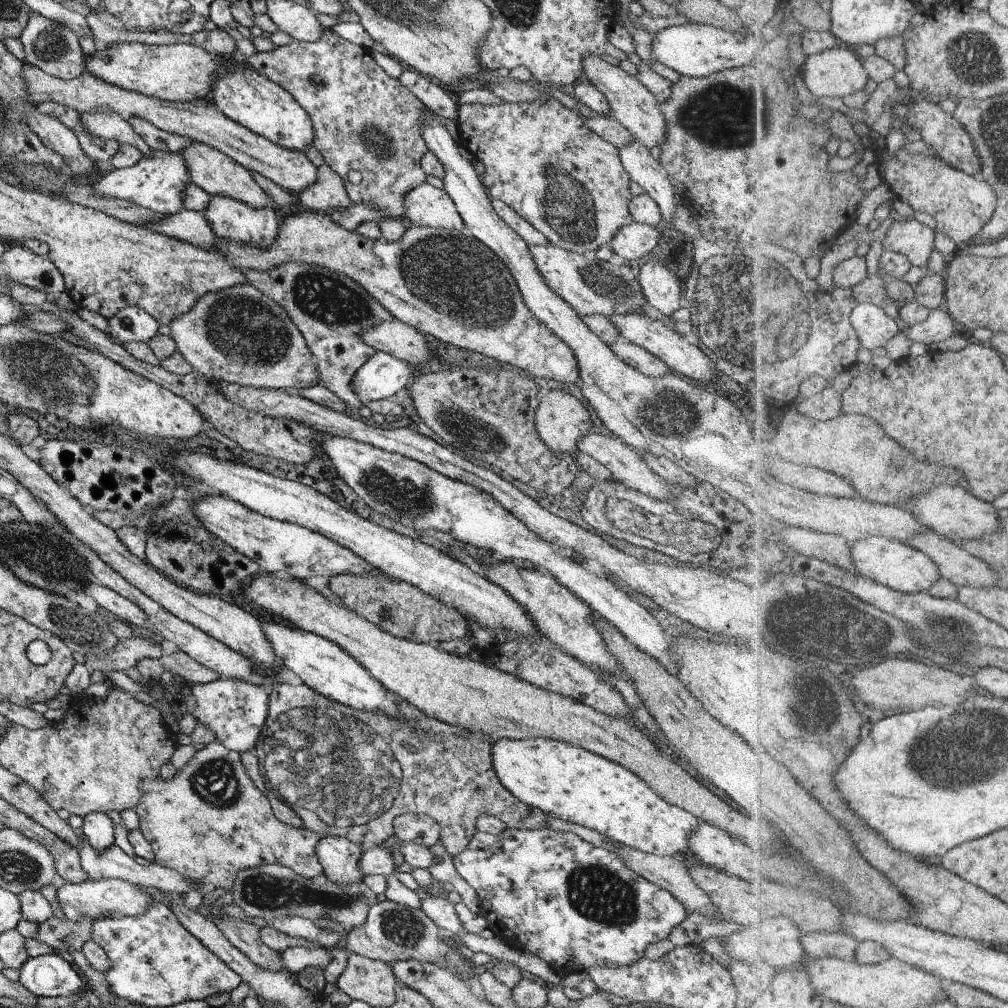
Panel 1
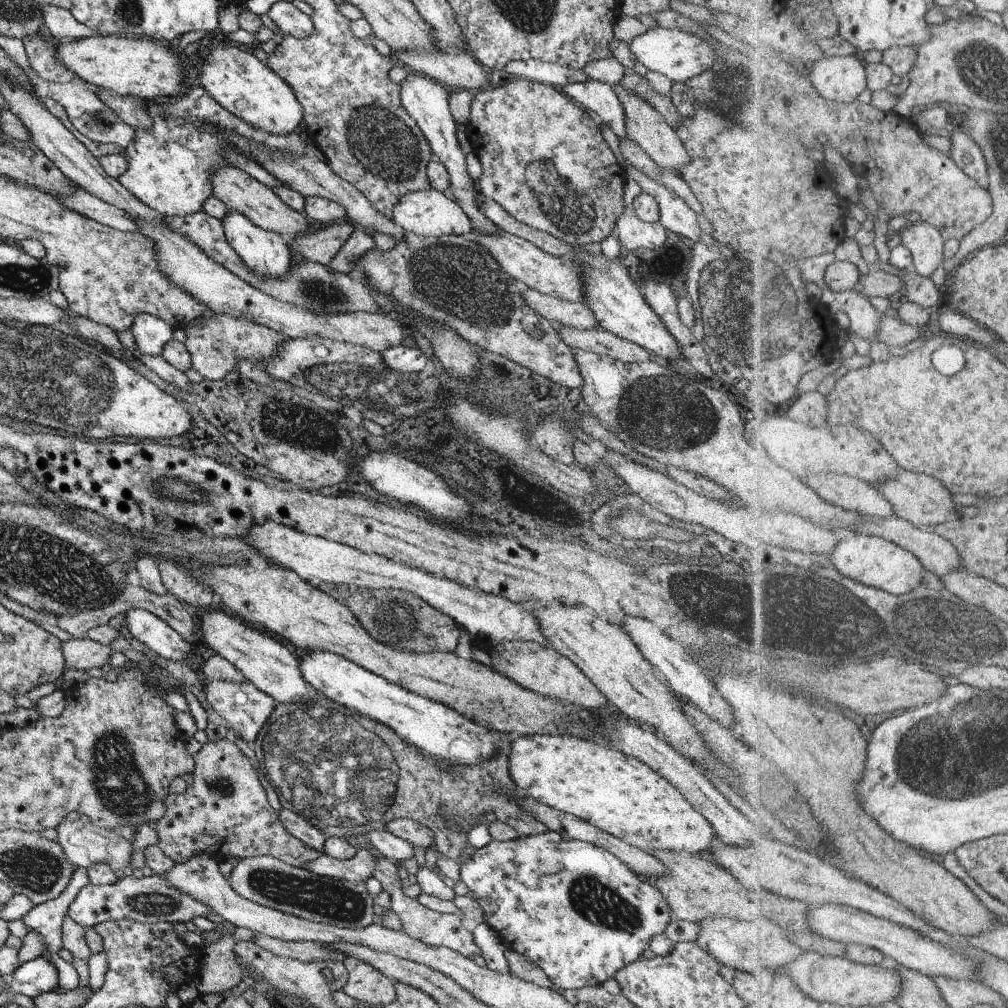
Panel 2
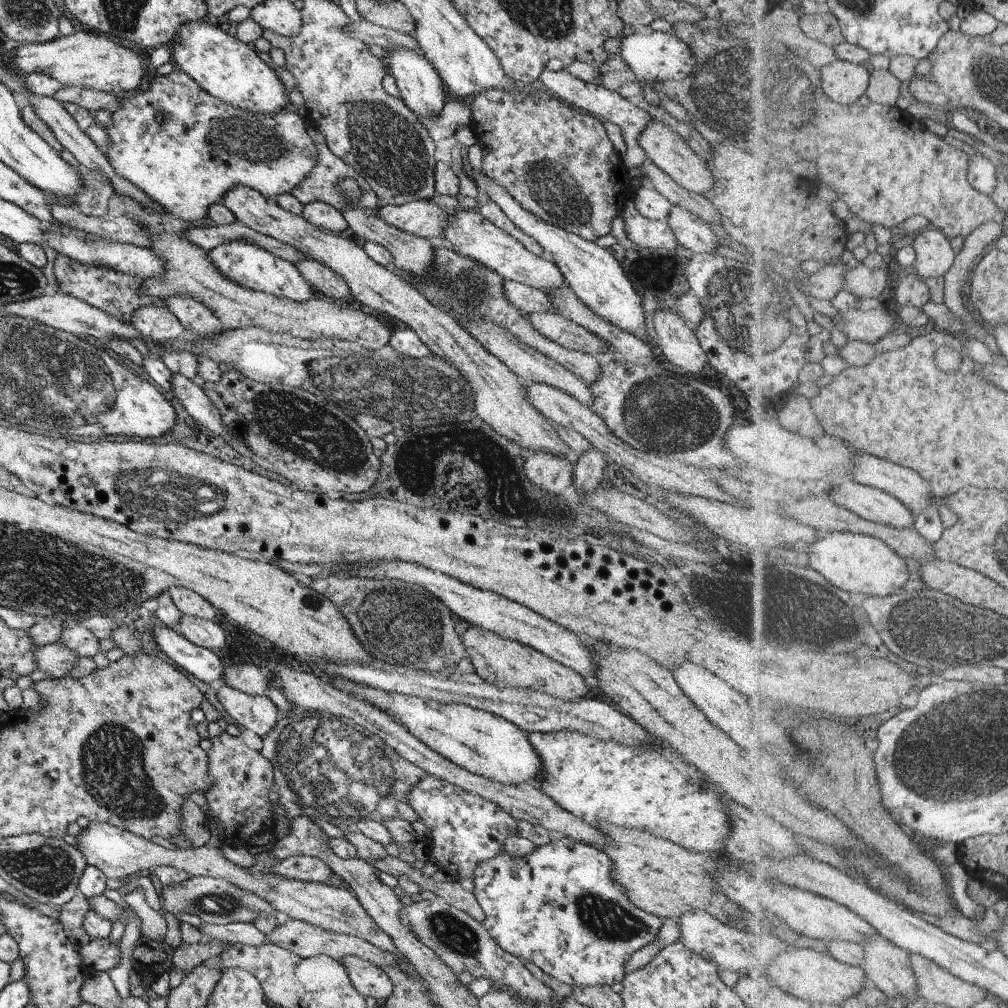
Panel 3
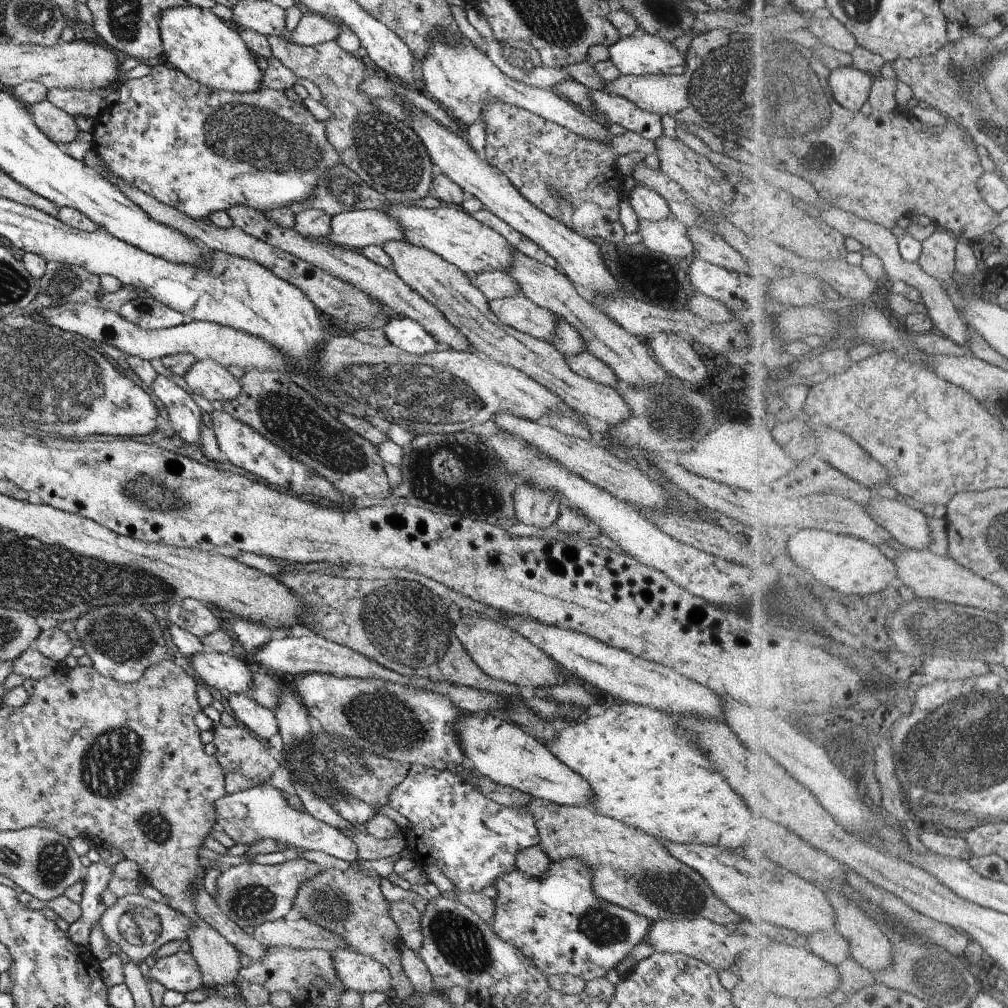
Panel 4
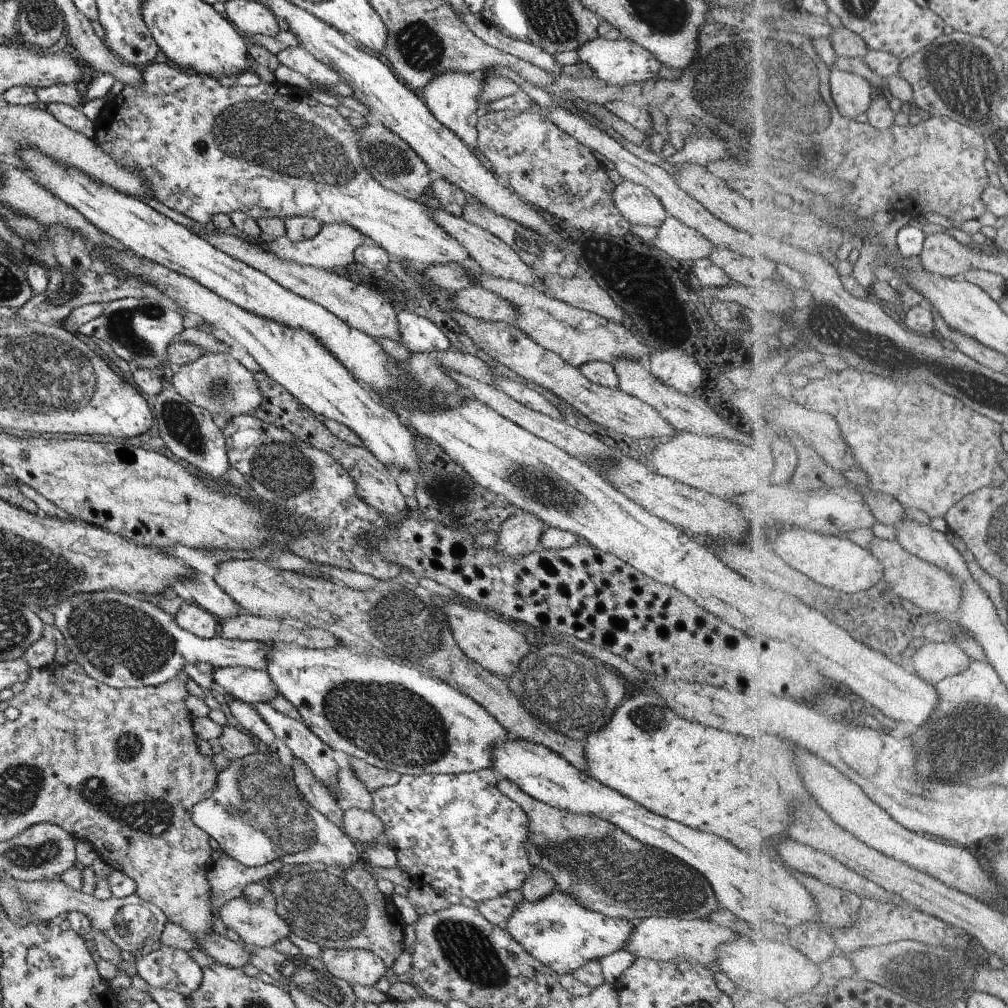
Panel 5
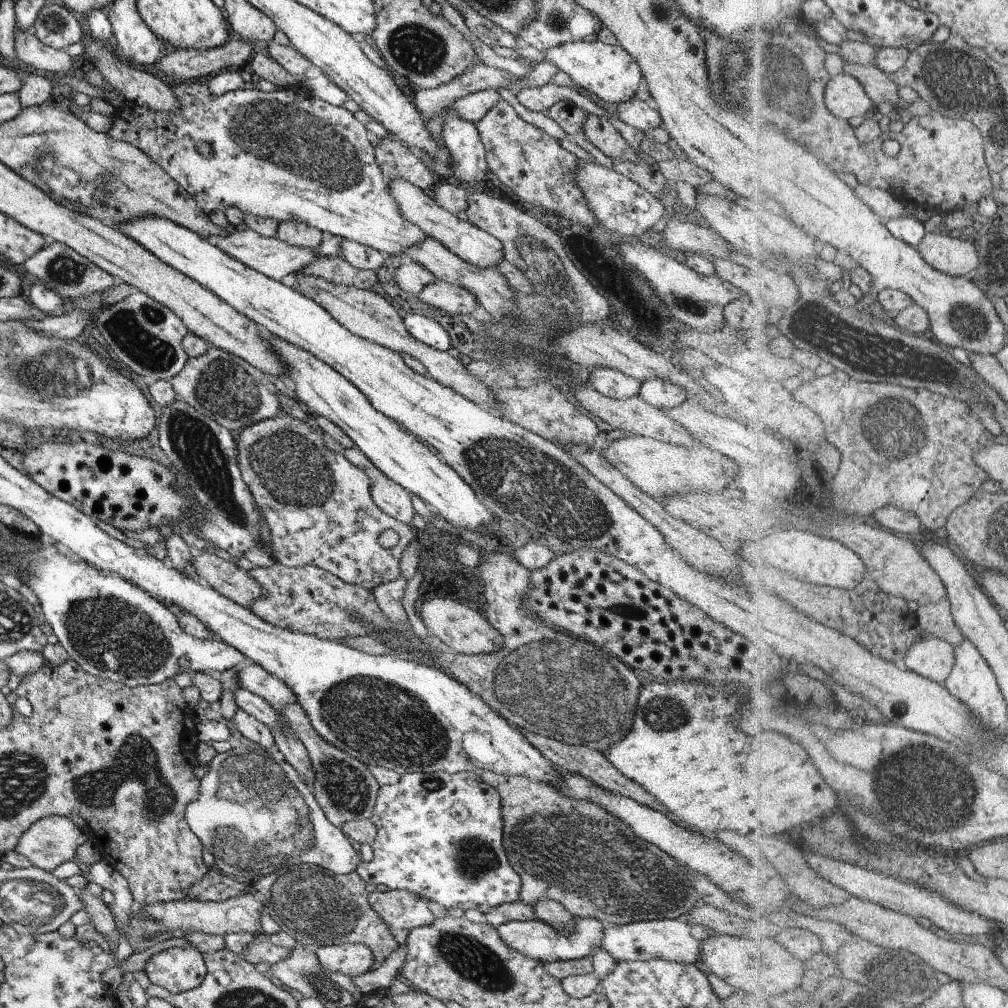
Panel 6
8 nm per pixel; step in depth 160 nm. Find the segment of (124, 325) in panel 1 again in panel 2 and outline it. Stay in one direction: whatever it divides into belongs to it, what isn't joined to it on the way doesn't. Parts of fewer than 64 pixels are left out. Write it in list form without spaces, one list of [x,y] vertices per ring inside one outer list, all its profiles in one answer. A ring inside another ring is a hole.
[[[147,313],[135,315],[128,329],[133,335],[137,353],[140,354],[157,356],[162,346],[173,340],[173,328],[160,318]]]

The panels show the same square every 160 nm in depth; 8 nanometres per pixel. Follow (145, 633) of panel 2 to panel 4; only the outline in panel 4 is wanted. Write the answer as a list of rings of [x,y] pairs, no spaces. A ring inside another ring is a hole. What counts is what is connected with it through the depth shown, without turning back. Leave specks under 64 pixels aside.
[[[205,649],[193,654],[189,665],[199,680],[222,693],[247,695],[253,688],[253,668],[229,654]]]

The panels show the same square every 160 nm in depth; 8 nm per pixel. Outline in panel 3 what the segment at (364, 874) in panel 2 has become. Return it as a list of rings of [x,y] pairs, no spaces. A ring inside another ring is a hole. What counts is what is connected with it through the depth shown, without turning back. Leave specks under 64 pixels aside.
[[[293,855],[284,858],[272,868],[278,877],[295,879],[303,882],[325,883],[333,872],[318,858],[307,855]]]

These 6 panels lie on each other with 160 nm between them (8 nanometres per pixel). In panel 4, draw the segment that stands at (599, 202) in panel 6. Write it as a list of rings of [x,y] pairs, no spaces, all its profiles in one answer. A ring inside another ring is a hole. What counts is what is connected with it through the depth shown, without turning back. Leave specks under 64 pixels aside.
[[[636,184],[625,196],[638,221],[658,222],[668,217],[669,210],[665,200],[652,189]]]

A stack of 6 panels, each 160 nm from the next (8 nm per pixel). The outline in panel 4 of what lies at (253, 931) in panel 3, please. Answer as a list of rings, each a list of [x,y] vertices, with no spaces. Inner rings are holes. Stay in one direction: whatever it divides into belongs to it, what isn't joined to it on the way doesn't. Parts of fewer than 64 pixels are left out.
[[[137,894],[117,898],[115,903],[103,910],[97,923],[107,943],[113,942],[120,955],[135,965],[144,962],[147,956],[155,953],[155,950],[165,942],[173,940],[184,942],[187,939],[187,930],[191,928],[191,922],[183,914]]]

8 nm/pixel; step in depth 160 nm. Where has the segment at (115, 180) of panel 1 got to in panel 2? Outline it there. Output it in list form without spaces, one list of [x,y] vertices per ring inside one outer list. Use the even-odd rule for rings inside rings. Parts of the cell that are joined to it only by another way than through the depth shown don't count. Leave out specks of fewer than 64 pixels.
[[[193,86],[189,92],[183,90],[181,95],[181,100],[175,104],[160,105],[153,101],[145,108],[153,118],[152,129],[133,129],[136,132],[134,142],[123,149],[128,167],[116,178],[141,204],[162,217],[185,216],[202,210],[201,205],[211,195],[210,172],[221,165],[229,165],[218,153],[220,148],[231,147],[237,151],[223,140],[223,134],[233,133],[270,149],[296,155],[311,153],[301,144],[298,132],[281,136],[249,127],[221,108],[201,86]],[[205,125],[211,126],[209,131],[204,130]]]

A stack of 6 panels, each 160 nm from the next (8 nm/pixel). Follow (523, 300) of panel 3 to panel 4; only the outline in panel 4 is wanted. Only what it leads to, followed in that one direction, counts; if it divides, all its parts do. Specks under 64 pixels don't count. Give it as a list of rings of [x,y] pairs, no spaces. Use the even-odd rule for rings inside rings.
[[[500,271],[473,273],[469,276],[469,282],[487,301],[521,294],[517,282]]]

